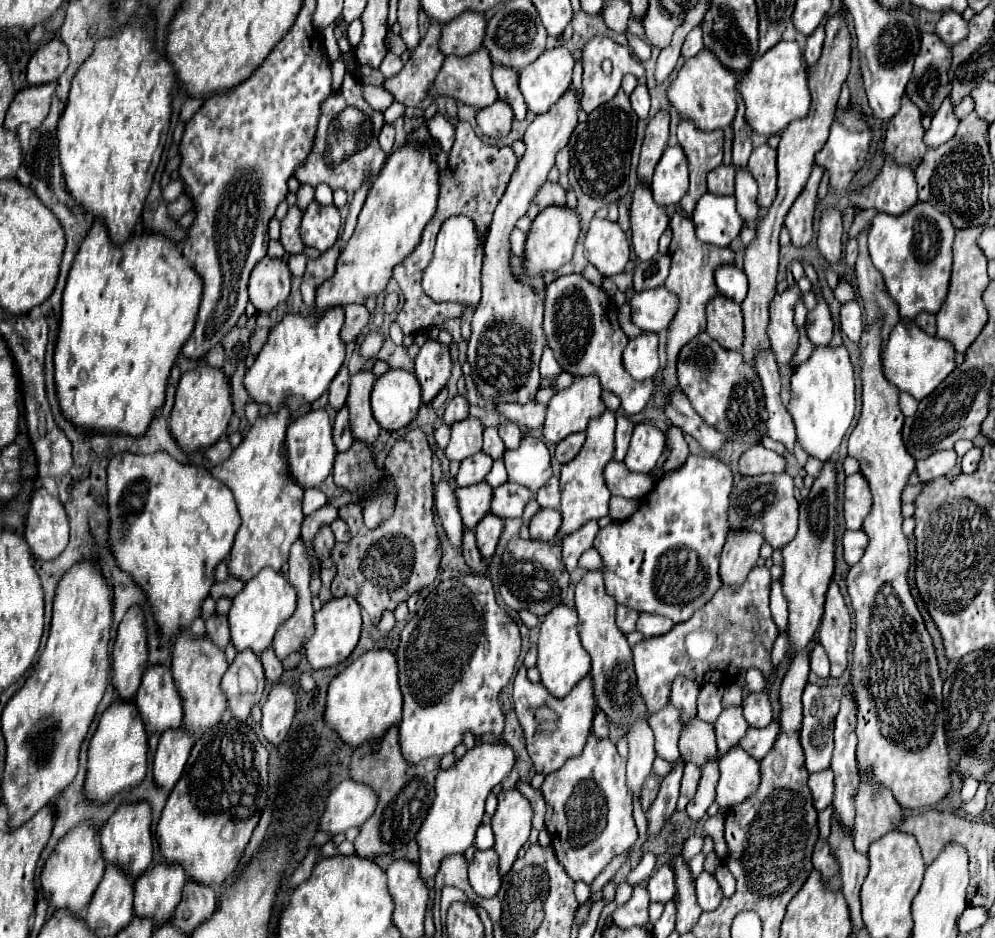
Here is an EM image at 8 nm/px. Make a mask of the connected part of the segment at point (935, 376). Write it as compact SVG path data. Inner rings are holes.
M902 319L892 329L882 359L884 359L884 375L888 377L888 381L900 391L910 393L918 401L930 395L948 377L948 373L956 369L956 349L952 347L952 343L948 343L946 339L930 337L914 321L904 323Z

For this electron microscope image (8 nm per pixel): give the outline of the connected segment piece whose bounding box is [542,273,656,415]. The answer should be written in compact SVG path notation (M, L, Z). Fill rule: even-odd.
M570 273L548 283L542 295L542 327L548 339L548 347L554 351L562 371L568 371L576 377L598 375L602 389L616 393L622 399L622 409L628 415L640 413L650 401L652 391L656 389L656 381L648 379L638 383L626 373L622 365L622 351L630 339L622 331L618 321L618 307L606 295L606 291L598 285L592 285L588 279L584 279L582 273Z

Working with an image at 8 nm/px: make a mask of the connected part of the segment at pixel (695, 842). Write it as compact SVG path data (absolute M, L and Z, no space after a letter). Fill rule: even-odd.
M690 837L690 839L686 839L686 843L684 843L684 847L682 847L684 857L692 859L694 855L698 855L698 853L702 851L702 845L704 845L704 839L702 839L702 837Z

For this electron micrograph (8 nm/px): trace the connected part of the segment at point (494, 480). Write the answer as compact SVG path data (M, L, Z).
M494 461L492 471L486 475L486 481L488 481L492 487L498 487L498 485L506 483L506 469L504 469L504 463L502 463L502 461Z

